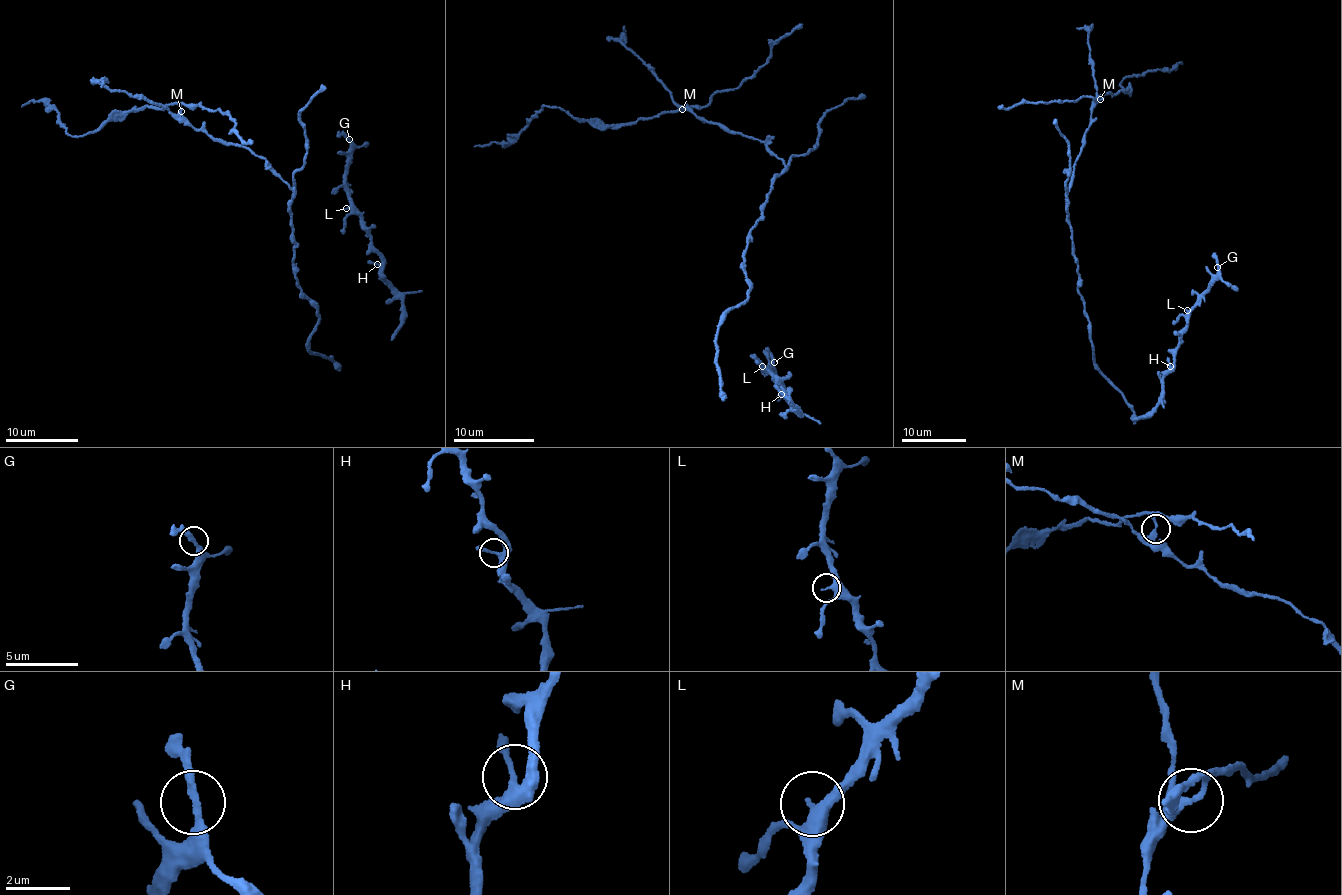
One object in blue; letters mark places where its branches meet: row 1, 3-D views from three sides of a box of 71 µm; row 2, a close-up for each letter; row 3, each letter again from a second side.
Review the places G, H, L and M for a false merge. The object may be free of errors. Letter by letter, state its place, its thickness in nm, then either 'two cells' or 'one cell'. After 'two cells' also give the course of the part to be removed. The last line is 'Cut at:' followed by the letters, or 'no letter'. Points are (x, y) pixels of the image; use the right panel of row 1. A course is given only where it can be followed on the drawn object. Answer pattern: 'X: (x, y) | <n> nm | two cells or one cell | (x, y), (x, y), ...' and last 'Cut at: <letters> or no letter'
G: (1217, 267) | 220 nm | one cell
H: (1170, 366) | 240 nm | one cell
L: (1187, 310) | 260 nm | one cell
M: (1100, 99) | 190 nm | two cells | (1100, 99), (1095, 103), (1073, 164), (1066, 200), (1067, 223), (1094, 367), (1122, 393), (1135, 424)
Cut at: M

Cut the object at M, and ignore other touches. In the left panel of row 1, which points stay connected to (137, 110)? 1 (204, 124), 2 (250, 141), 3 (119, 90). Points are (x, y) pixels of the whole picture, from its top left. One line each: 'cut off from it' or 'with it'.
1: cut off from it
2: with it
3: cut off from it

